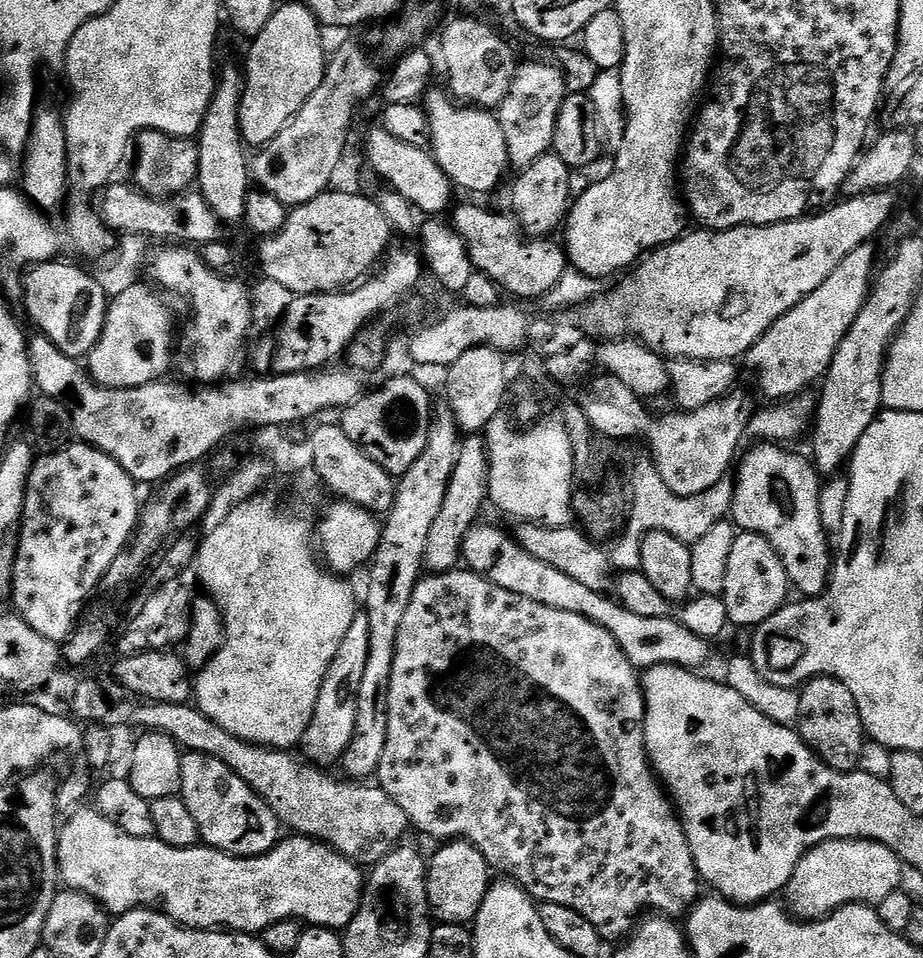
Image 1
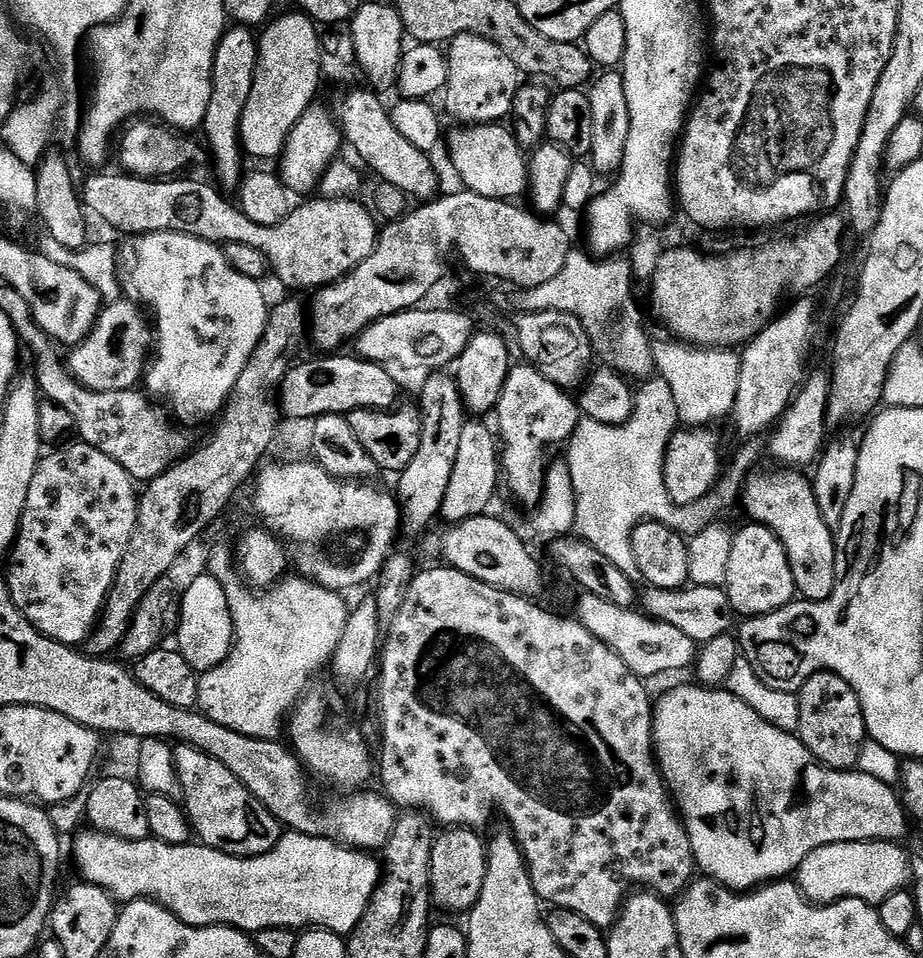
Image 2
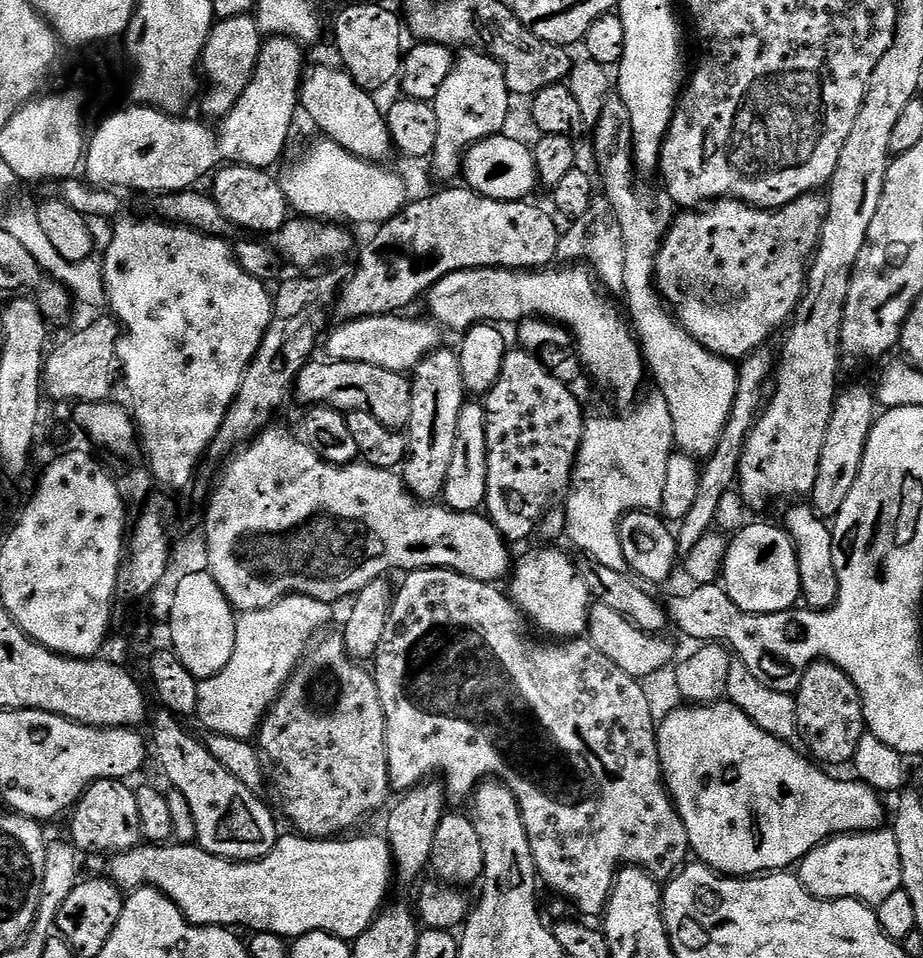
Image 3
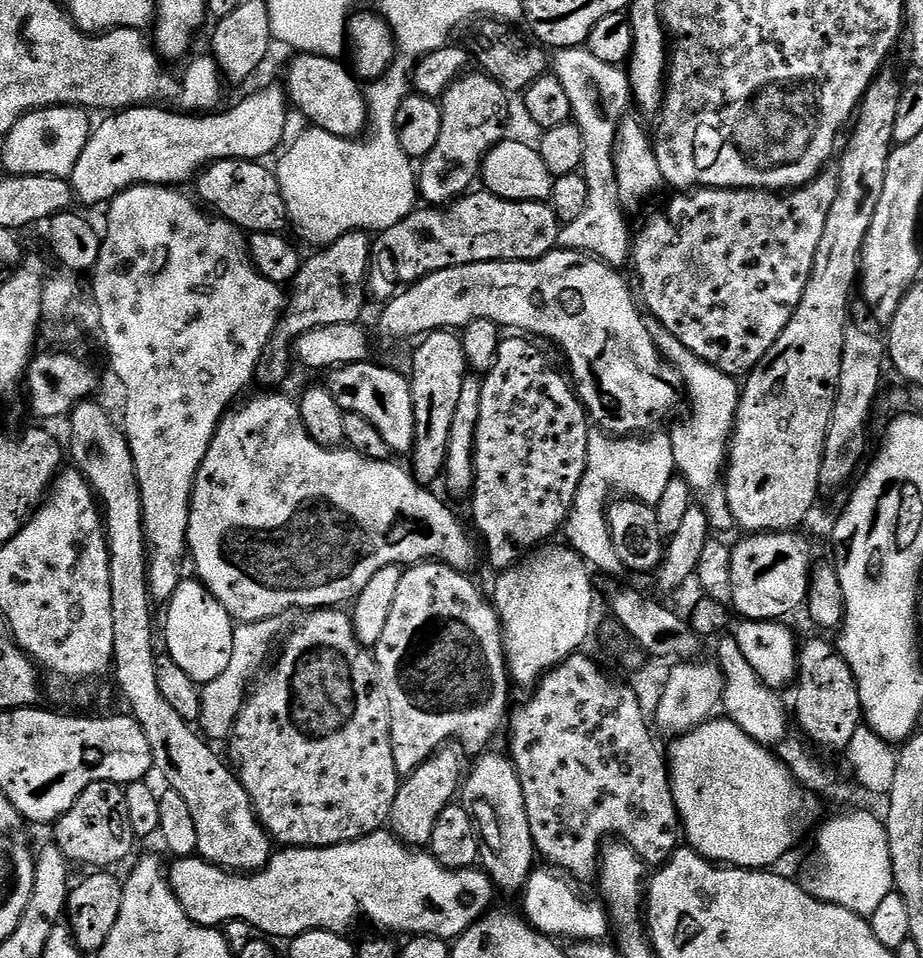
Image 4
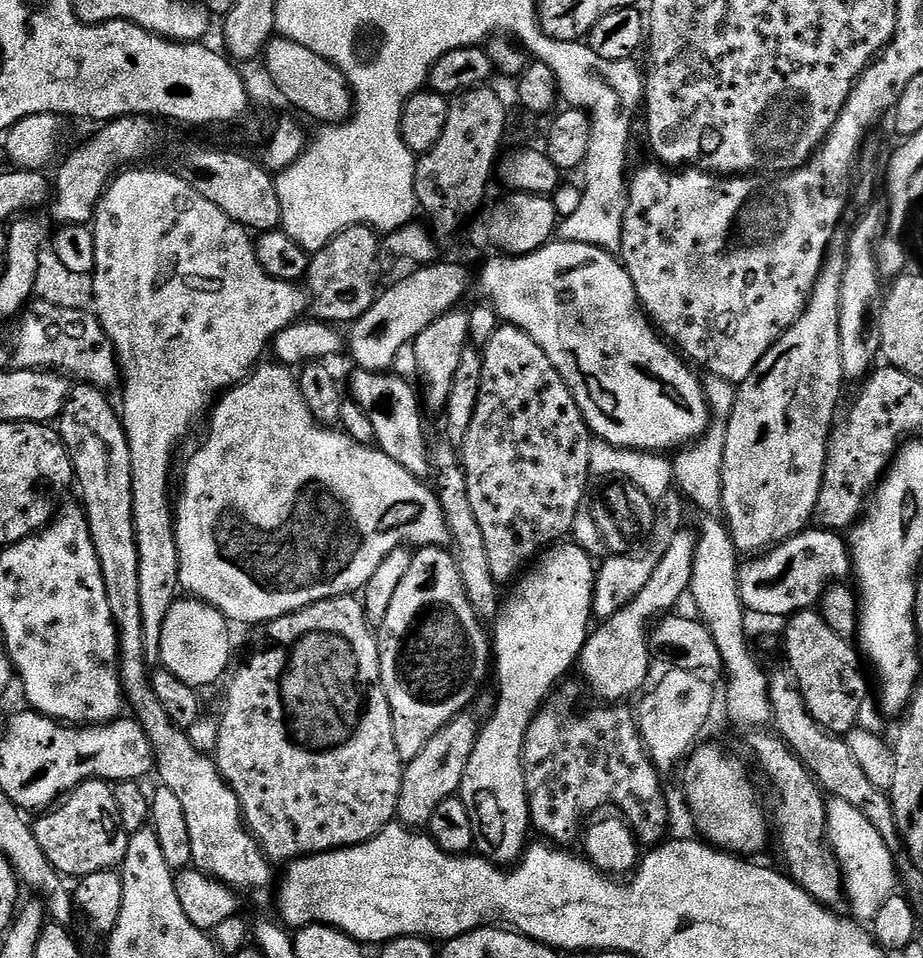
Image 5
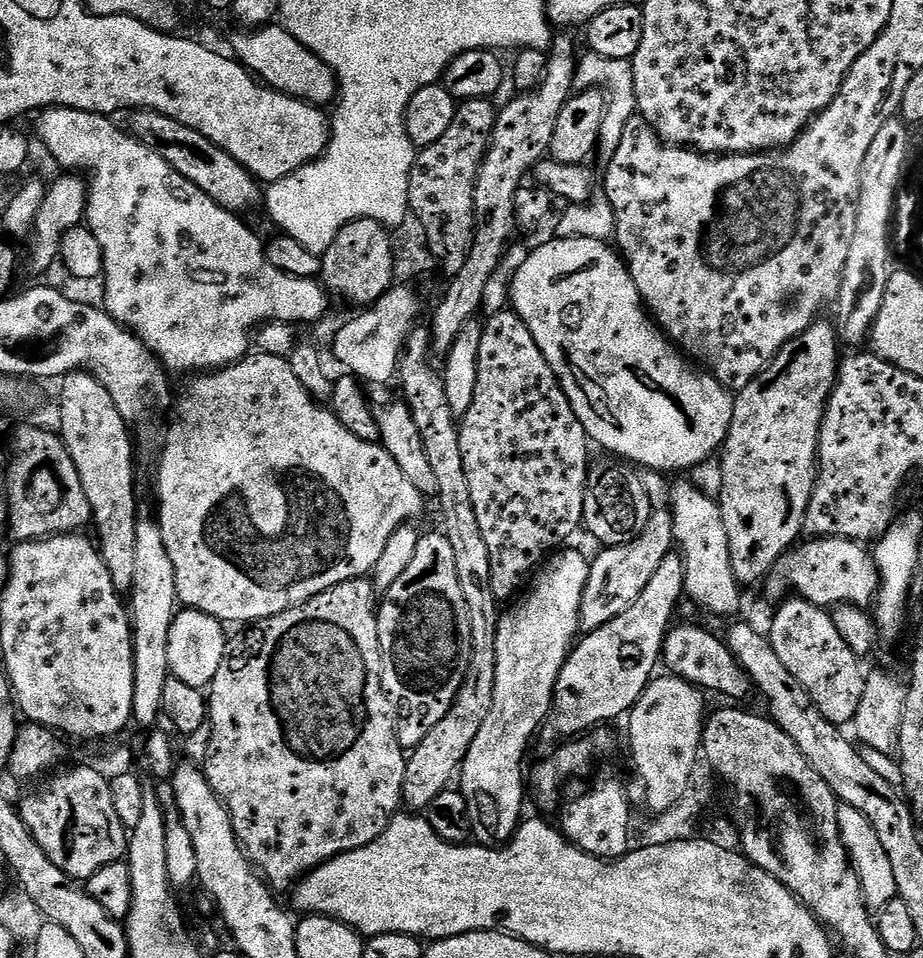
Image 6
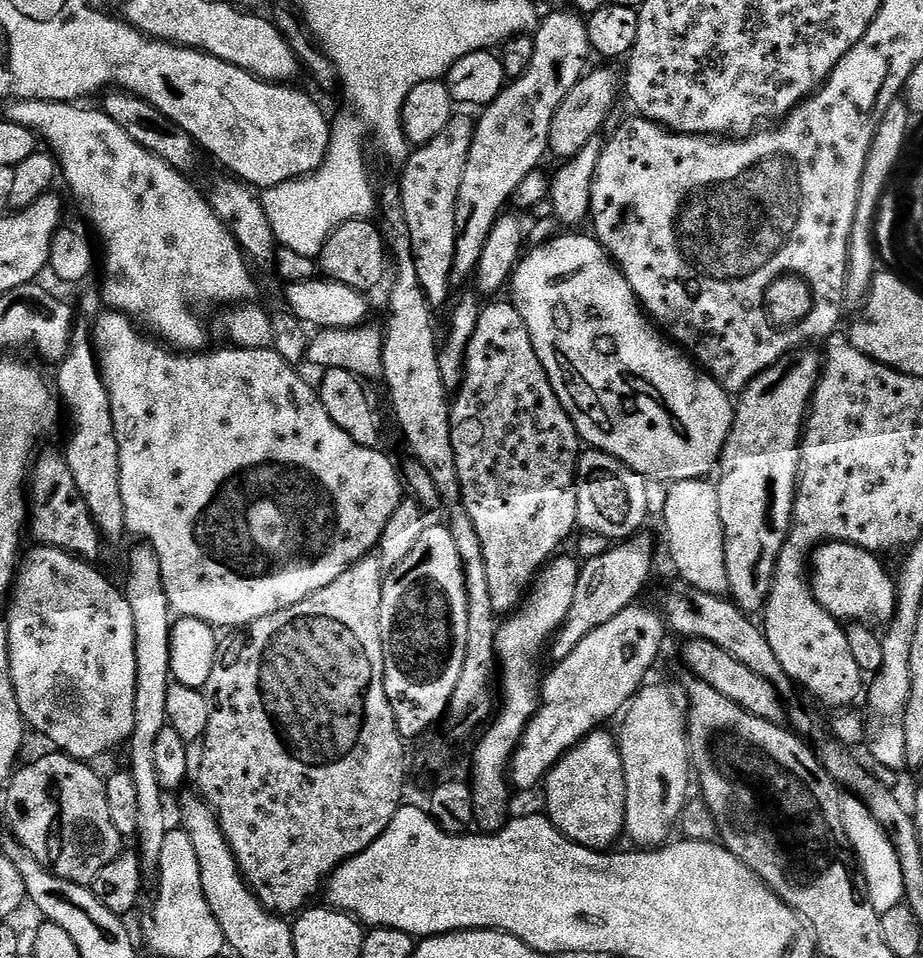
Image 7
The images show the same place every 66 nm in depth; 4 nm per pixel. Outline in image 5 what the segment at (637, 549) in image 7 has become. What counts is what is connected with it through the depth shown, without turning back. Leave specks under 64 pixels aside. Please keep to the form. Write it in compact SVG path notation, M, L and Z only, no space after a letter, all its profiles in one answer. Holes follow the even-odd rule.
M668 491L661 500L655 501L654 504L656 517L650 537L651 544L653 543L653 553L648 552L645 556L612 554L607 557L609 560L604 565L601 563L597 567L596 589L592 595L592 615L597 621L603 622L609 620L614 614L618 614L618 610L626 607L640 593L642 586L650 582L650 574L654 574L654 566L658 566L660 555L666 550L666 546L670 546L670 542L674 542L674 534L678 534L680 529L685 527L684 506L686 507L686 500L679 491Z

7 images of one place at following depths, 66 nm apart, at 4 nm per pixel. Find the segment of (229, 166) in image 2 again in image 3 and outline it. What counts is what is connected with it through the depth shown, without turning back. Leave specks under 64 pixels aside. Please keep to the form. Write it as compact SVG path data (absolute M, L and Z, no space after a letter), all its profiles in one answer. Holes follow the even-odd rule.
M255 15L239 16L238 18L226 18L216 20L212 25L212 32L204 47L204 59L202 61L202 76L208 79L208 89L204 92L204 101L200 108L213 121L219 122L224 119L230 110L246 94L246 86L254 78L254 70L258 66L260 48L264 45L265 37L256 24Z

